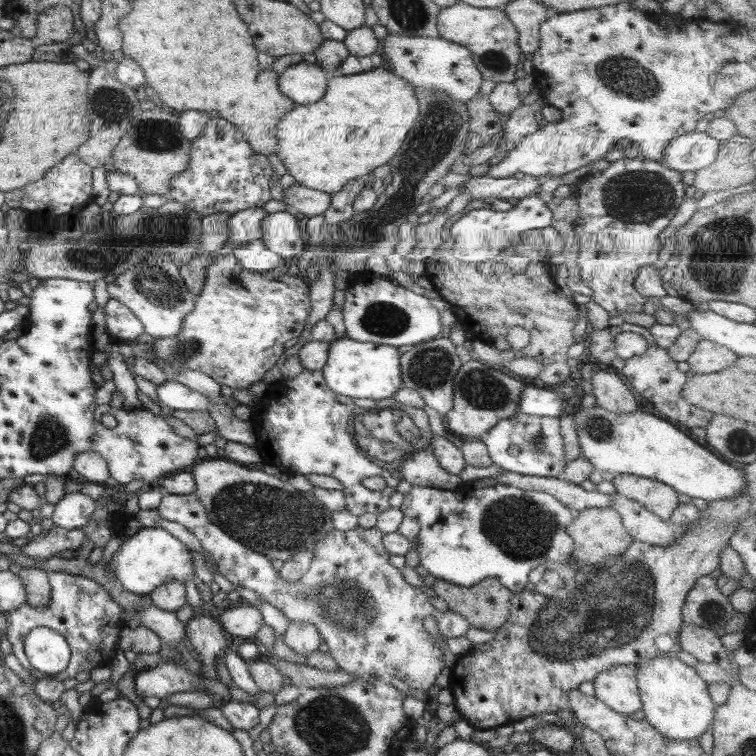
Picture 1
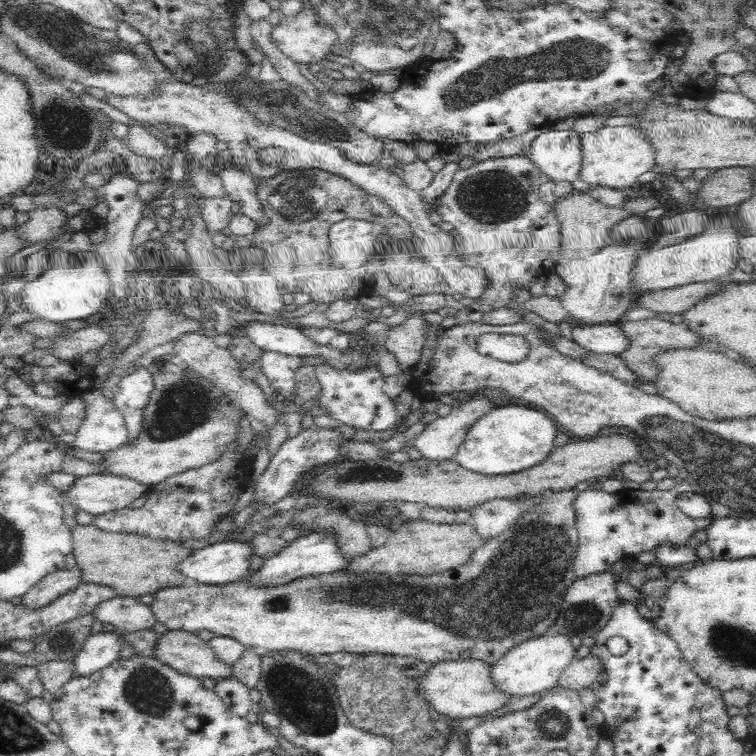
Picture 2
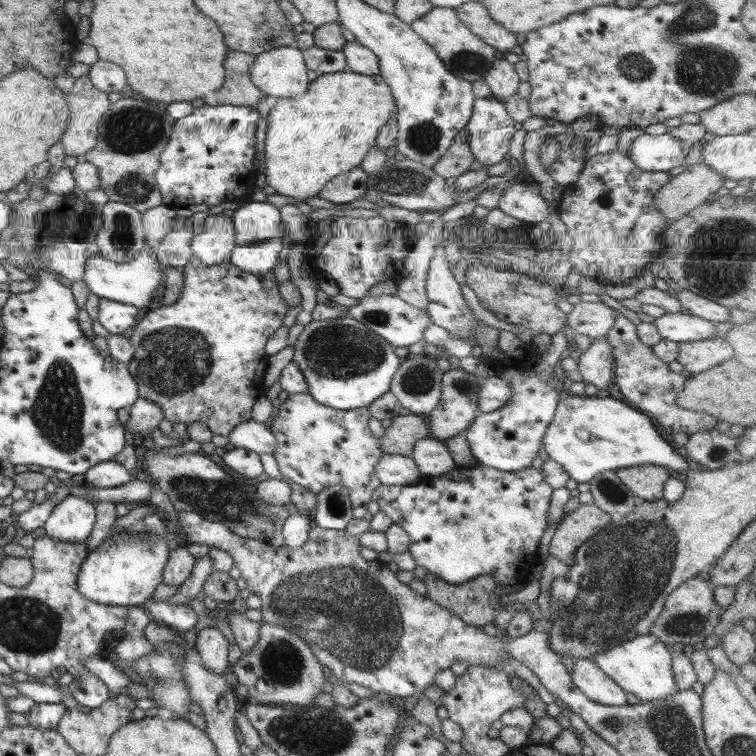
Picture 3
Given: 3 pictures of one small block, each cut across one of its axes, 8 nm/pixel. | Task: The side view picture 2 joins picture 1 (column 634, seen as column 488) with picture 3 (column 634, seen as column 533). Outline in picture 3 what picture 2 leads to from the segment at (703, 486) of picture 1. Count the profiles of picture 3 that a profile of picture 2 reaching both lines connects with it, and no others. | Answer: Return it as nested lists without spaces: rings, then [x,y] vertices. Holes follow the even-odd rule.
[[[561,398],[551,422],[543,432],[541,450],[563,468],[575,483],[589,483],[599,472],[642,465],[664,467],[688,474],[687,462],[655,430],[650,417],[614,398]]]

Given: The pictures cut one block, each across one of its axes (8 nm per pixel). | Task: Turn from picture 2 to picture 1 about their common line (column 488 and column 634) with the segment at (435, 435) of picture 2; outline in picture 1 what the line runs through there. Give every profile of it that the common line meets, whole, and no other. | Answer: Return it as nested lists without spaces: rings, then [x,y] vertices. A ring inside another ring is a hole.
[[[602,369],[593,371],[589,382],[598,407],[614,413],[637,411],[632,390],[616,372],[609,373]]]

